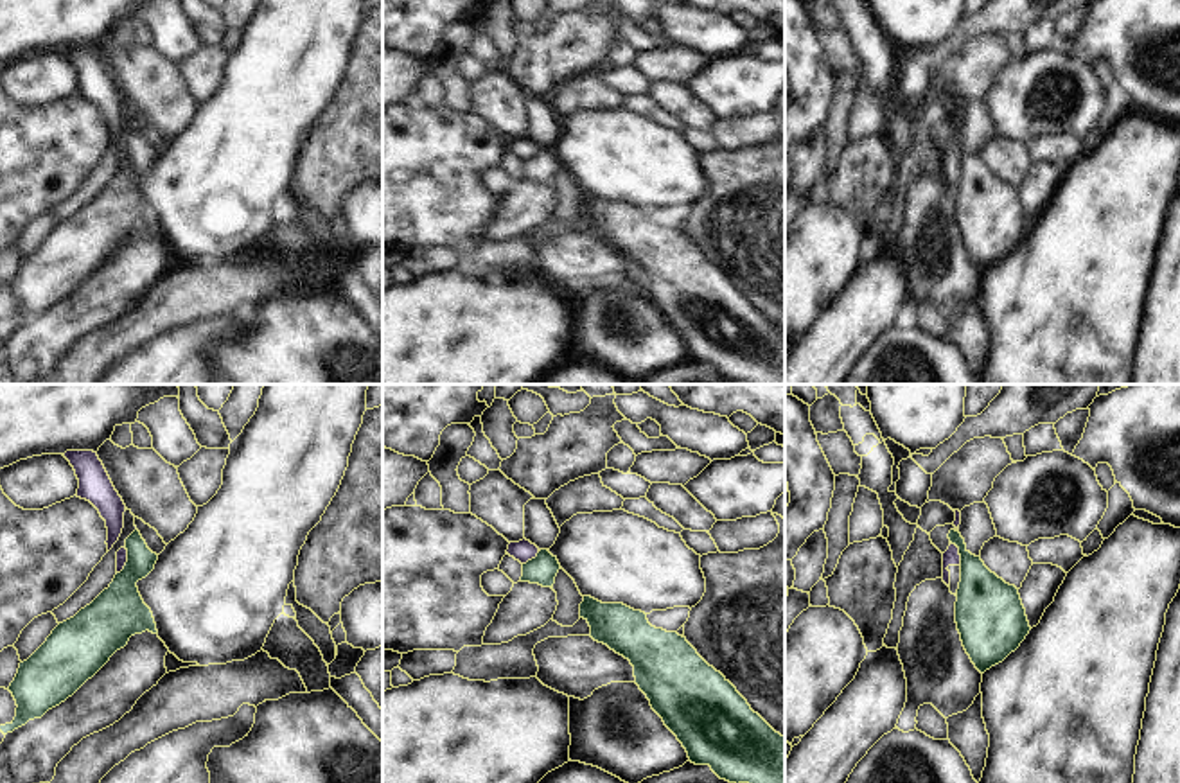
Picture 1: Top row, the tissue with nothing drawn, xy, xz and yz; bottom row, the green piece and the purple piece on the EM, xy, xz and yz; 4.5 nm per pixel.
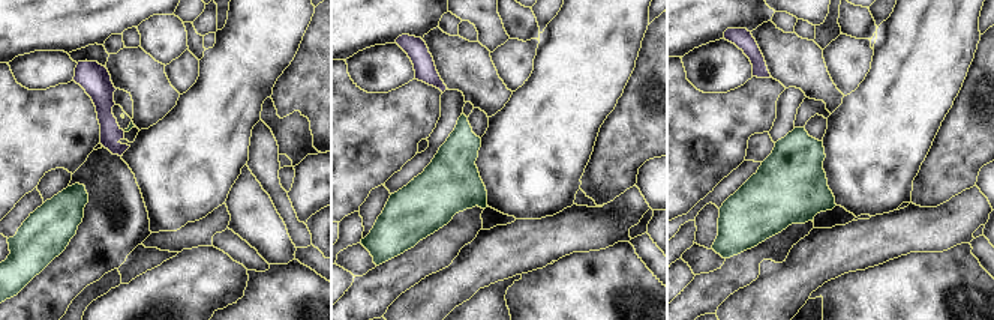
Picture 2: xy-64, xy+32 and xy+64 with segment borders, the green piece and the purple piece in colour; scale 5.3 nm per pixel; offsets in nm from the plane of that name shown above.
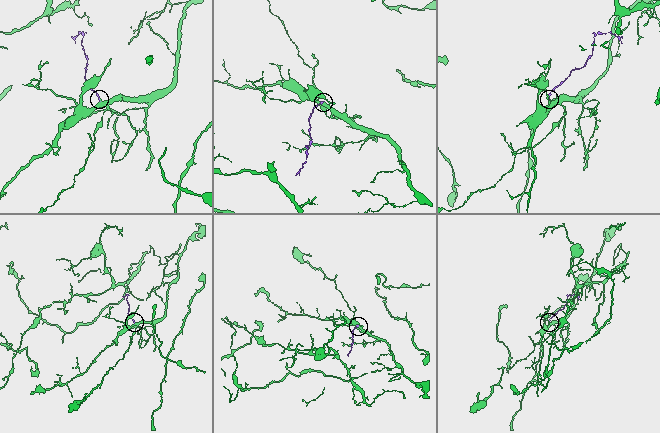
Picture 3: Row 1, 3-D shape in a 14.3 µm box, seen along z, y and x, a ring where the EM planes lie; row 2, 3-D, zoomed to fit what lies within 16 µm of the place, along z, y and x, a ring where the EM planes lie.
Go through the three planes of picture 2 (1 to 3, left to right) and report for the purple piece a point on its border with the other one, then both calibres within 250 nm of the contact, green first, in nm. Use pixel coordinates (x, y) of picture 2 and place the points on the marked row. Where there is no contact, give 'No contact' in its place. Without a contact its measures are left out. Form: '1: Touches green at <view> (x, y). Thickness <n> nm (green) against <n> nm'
1: No contact
2: No contact
3: No contact.

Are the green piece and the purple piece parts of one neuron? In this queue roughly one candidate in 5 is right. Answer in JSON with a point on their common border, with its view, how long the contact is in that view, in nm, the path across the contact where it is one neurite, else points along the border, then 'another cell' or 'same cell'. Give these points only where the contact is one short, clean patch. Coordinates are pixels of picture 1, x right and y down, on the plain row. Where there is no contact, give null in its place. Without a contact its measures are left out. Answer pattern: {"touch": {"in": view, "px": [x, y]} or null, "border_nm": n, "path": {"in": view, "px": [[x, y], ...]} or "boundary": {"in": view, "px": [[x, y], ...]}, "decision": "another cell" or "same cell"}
{"touch": {"in": "xy", "px": [128, 158]}, "border_nm": 130, "boundary": {"in": "xy", "px": [[126, 146], [126, 162], [117, 171]]}, "decision": "another cell"}

